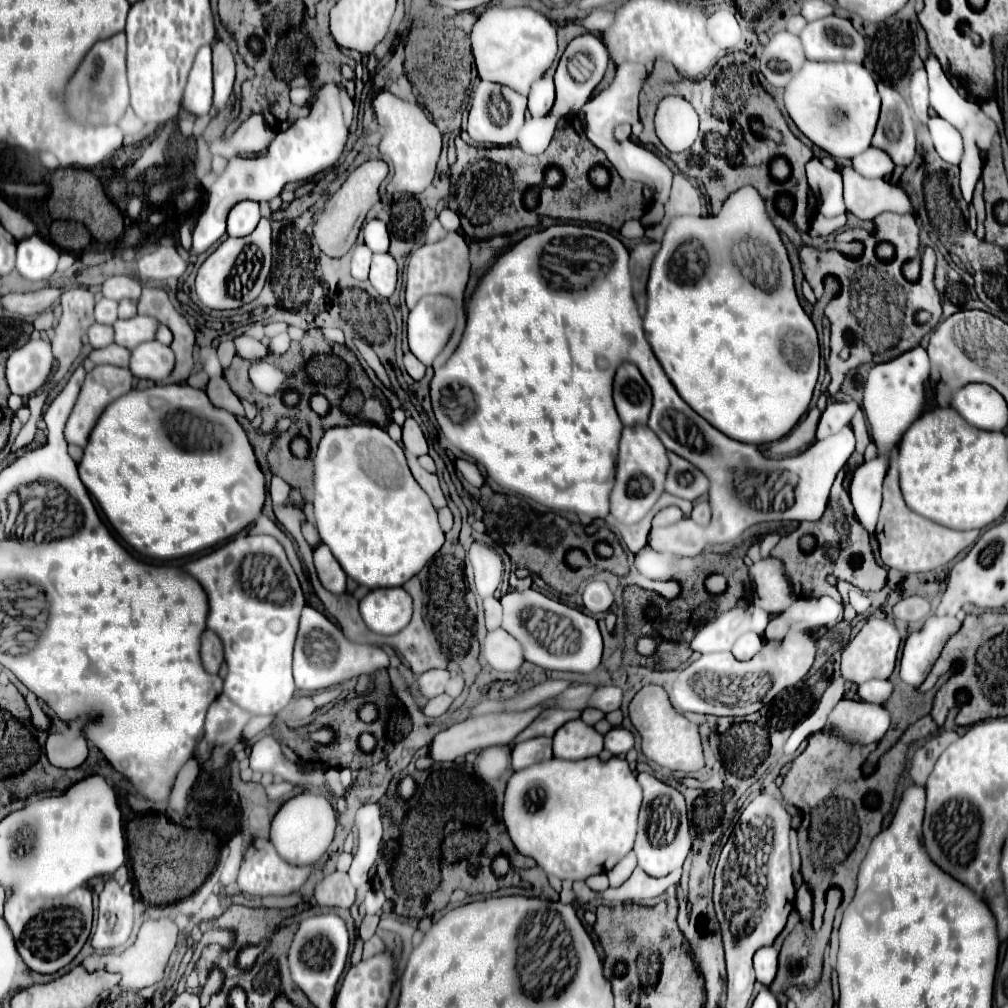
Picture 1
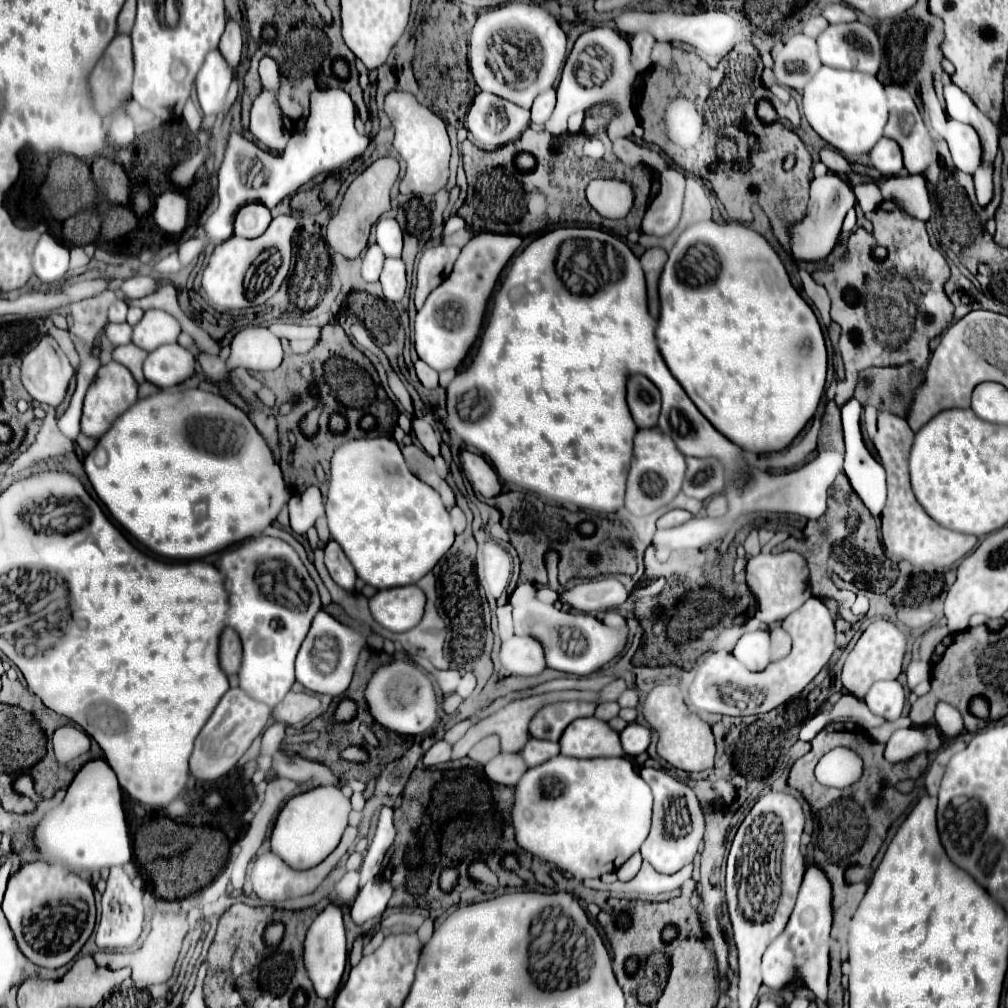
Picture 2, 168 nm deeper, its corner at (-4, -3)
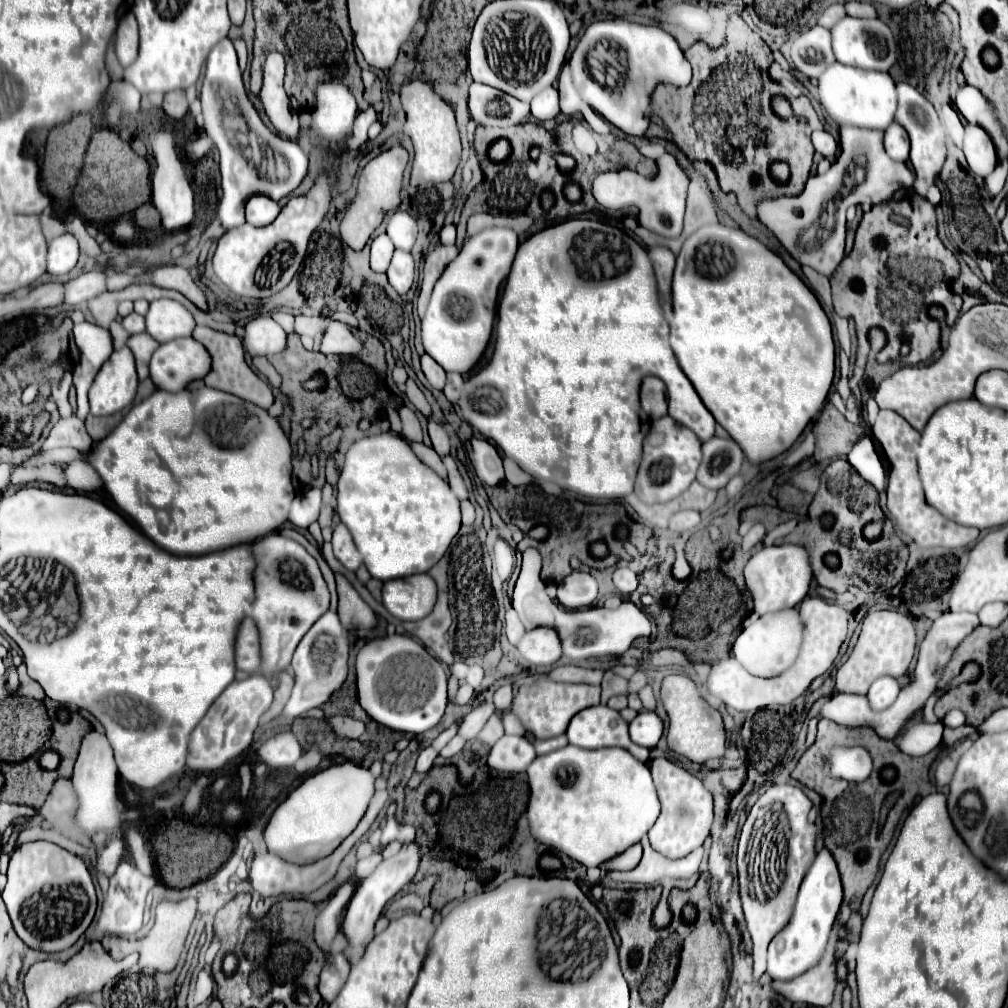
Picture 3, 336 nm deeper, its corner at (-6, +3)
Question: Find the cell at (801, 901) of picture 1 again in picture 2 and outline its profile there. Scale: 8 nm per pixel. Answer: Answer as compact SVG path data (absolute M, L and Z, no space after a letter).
M810 866L804 874L804 882L790 916L786 930L768 946L762 956L762 974L764 984L772 990L784 988L792 980L800 980L808 990L814 992L816 998L826 1002L828 996L828 946L830 946L830 924L832 924L832 908L830 908L830 882L820 872L820 868Z

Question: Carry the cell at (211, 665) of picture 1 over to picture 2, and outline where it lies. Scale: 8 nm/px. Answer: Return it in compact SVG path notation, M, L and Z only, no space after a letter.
M224 628L222 636L220 636L220 668L224 670L224 674L236 674L238 672L238 664L242 658L242 644L238 640L238 634L232 628Z

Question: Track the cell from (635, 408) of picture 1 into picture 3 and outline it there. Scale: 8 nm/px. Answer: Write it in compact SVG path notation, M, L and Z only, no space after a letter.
M646 376L640 388L640 402L642 410L650 418L660 418L668 414L668 400L666 400L666 384L656 376Z

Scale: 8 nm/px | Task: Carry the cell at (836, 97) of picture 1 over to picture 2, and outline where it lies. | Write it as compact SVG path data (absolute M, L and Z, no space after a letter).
M822 66L802 92L802 110L814 132L844 156L868 154L888 120L884 86L872 74Z

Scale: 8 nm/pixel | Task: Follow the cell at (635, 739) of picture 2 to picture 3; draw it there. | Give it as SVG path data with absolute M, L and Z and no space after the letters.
M642 710L632 722L630 722L630 738L638 746L644 748L656 748L660 736L664 732L664 722L660 720L658 714Z

